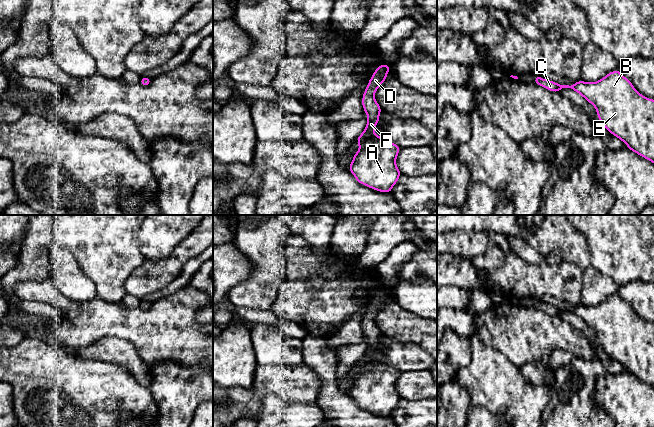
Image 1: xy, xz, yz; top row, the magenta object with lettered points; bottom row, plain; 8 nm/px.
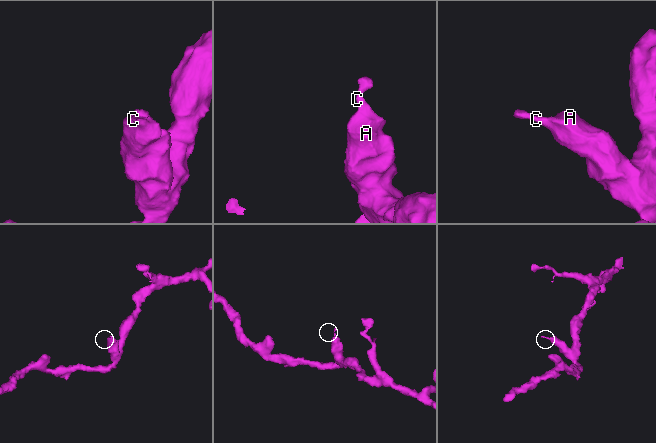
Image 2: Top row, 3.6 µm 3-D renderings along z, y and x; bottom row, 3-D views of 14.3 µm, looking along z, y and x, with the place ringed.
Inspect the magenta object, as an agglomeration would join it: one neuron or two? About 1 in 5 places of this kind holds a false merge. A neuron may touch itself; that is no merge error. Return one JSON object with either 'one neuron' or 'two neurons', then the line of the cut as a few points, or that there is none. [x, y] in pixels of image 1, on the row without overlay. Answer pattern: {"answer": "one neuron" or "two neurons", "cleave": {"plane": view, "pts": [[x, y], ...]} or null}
{"answer": "one neuron", "cleave": null}

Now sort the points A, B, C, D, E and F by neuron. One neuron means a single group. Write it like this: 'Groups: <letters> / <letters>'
Groups: A B C D E F

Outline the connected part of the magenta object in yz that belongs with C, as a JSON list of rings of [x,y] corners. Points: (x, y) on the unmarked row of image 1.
[[[619,293],[608,297],[597,306],[587,307],[580,304],[569,310],[542,303],[536,299],[533,307],[552,316],[560,316],[562,312],[571,312],[581,318],[595,331],[598,343],[611,359],[623,365],[629,374],[654,387],[654,324],[640,318]]]

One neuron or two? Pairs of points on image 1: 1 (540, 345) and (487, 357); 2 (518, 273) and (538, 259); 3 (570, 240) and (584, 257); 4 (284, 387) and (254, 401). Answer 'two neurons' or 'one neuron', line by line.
1: two neurons
2: two neurons
3: one neuron
4: one neuron

